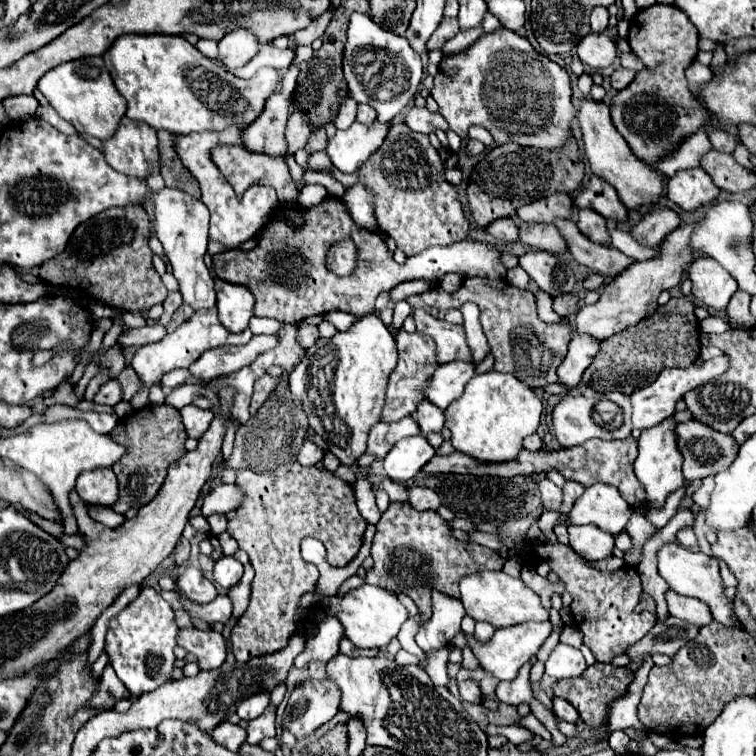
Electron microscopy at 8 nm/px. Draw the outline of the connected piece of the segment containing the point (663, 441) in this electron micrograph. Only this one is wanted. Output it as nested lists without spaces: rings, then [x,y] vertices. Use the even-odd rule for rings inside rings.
[[[671,417],[655,427],[643,429],[641,437],[639,437],[639,457],[635,459],[635,475],[647,491],[649,507],[661,507],[665,503],[667,495],[685,483],[683,473],[681,473],[683,455],[677,449],[675,427],[677,427],[677,421]]]

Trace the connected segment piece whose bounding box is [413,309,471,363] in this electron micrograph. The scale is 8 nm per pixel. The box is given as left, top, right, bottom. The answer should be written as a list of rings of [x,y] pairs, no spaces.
[[[425,309],[413,311],[417,331],[431,335],[437,343],[437,361],[451,363],[451,361],[471,361],[471,353],[465,341],[465,331],[461,325],[451,325],[443,319],[431,317]]]

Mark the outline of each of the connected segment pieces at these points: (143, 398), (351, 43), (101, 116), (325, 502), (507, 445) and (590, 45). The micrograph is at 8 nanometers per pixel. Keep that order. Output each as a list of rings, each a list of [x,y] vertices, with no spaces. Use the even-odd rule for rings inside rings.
[[[211,307],[207,311],[195,311],[193,317],[183,325],[183,327],[177,327],[173,333],[167,333],[159,343],[153,343],[153,345],[143,345],[137,349],[137,353],[133,355],[131,359],[131,367],[135,369],[137,377],[141,379],[143,387],[137,395],[133,395],[131,403],[133,403],[133,409],[143,409],[149,405],[149,389],[157,383],[161,383],[161,377],[177,367],[189,367],[195,359],[199,359],[207,349],[213,349],[213,347],[221,347],[221,345],[245,345],[249,343],[251,339],[251,329],[243,331],[241,335],[233,335],[231,331],[227,331],[219,317],[217,317],[217,307]]]
[[[355,13],[347,29],[343,71],[349,83],[349,95],[359,103],[369,103],[377,111],[377,119],[389,123],[415,97],[423,79],[423,61],[405,37],[391,35],[373,23],[369,15]]]
[[[83,57],[77,61],[63,63],[51,71],[47,71],[39,83],[39,91],[47,97],[49,105],[65,119],[69,121],[79,133],[97,137],[101,141],[107,141],[115,135],[119,121],[125,117],[127,101],[119,95],[115,89],[109,71],[101,57]]]
[[[293,463],[285,477],[257,475],[251,469],[239,469],[235,483],[243,489],[245,497],[235,517],[229,519],[227,531],[237,539],[239,547],[247,551],[255,569],[251,603],[231,631],[233,655],[239,663],[245,663],[253,657],[283,649],[291,633],[309,625],[307,617],[303,623],[297,623],[295,613],[301,595],[315,589],[319,571],[315,565],[303,561],[299,553],[301,539],[307,535],[319,539],[327,549],[327,563],[343,567],[357,555],[367,521],[357,511],[353,487],[327,469]]]
[[[489,371],[475,375],[467,385],[463,397],[455,399],[445,409],[445,427],[451,431],[455,451],[465,453],[481,463],[503,463],[515,459],[523,449],[523,439],[533,435],[543,413],[541,399],[511,373]]]
[[[589,33],[577,45],[577,57],[593,69],[603,69],[617,57],[617,47],[605,33]]]

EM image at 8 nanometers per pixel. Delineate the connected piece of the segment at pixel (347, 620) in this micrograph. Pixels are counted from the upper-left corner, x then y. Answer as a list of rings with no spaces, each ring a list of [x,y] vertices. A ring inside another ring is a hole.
[[[367,583],[341,597],[323,597],[321,605],[327,615],[339,619],[343,625],[343,637],[347,637],[355,647],[387,647],[389,641],[397,637],[399,627],[407,621],[407,609],[401,605],[397,595]]]

